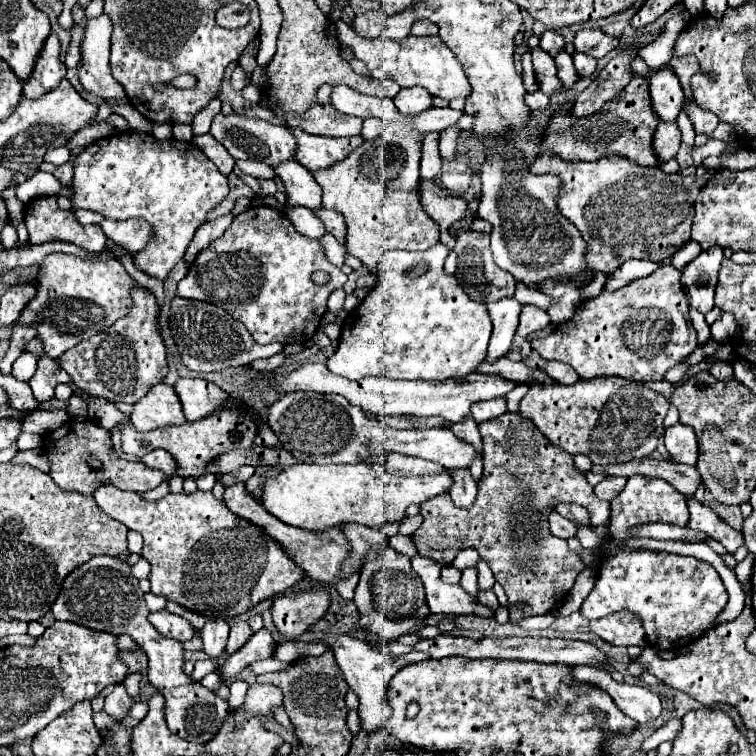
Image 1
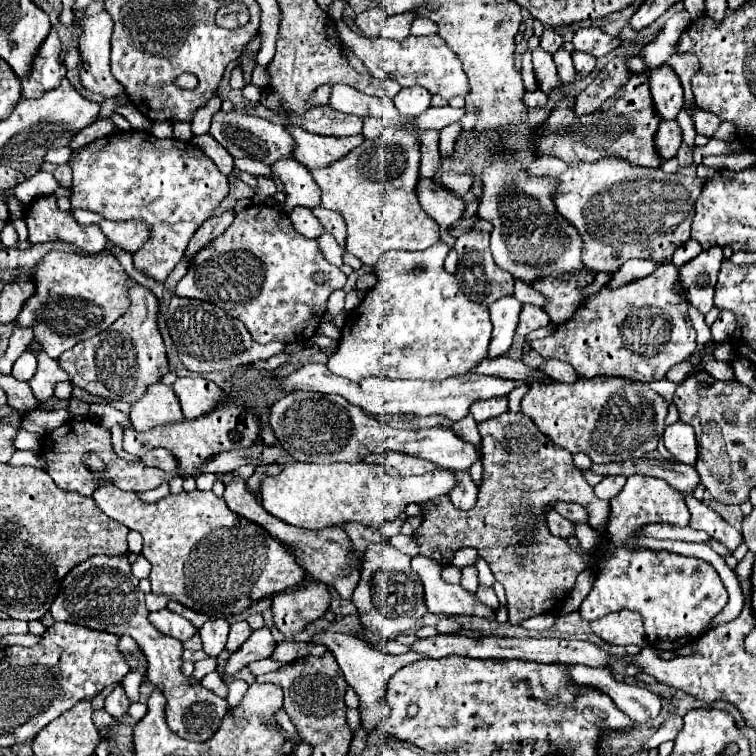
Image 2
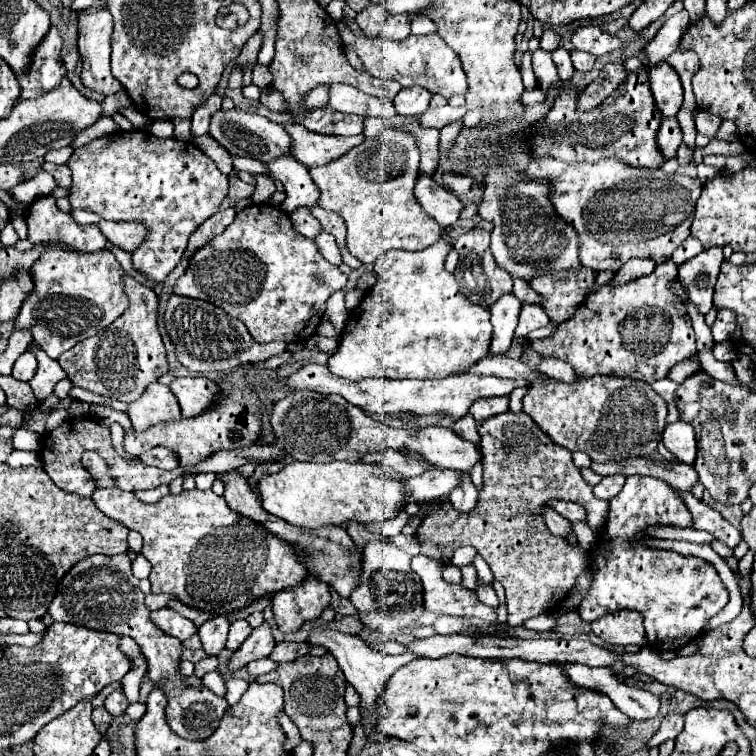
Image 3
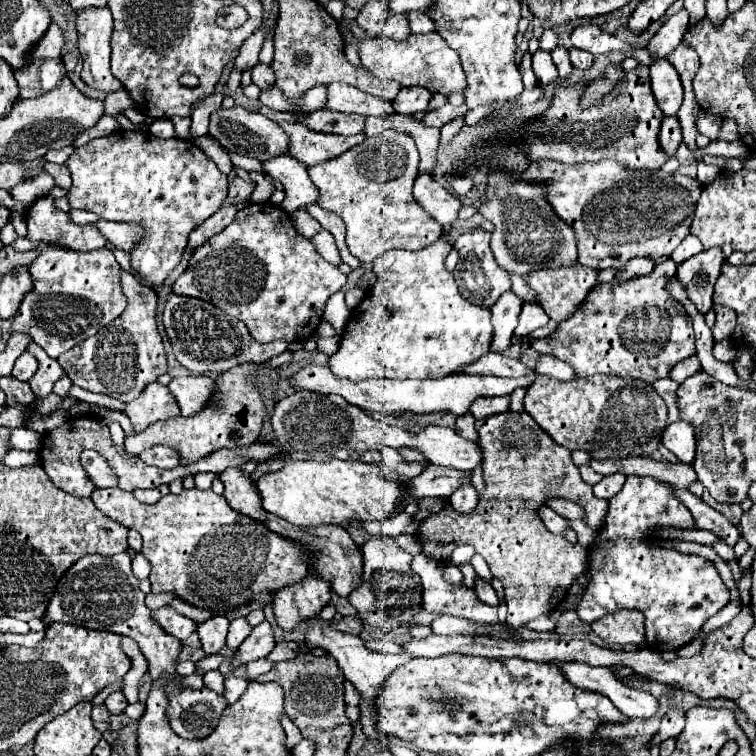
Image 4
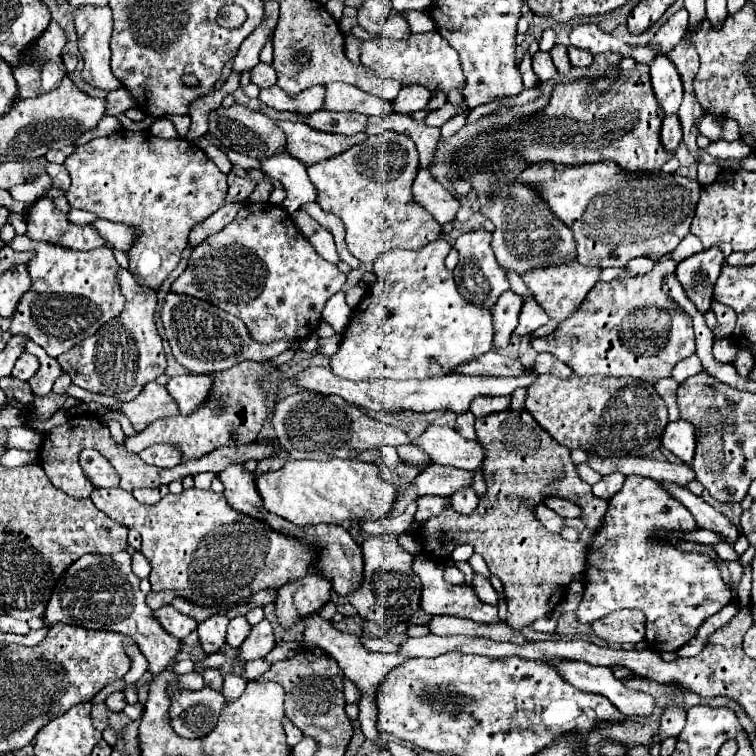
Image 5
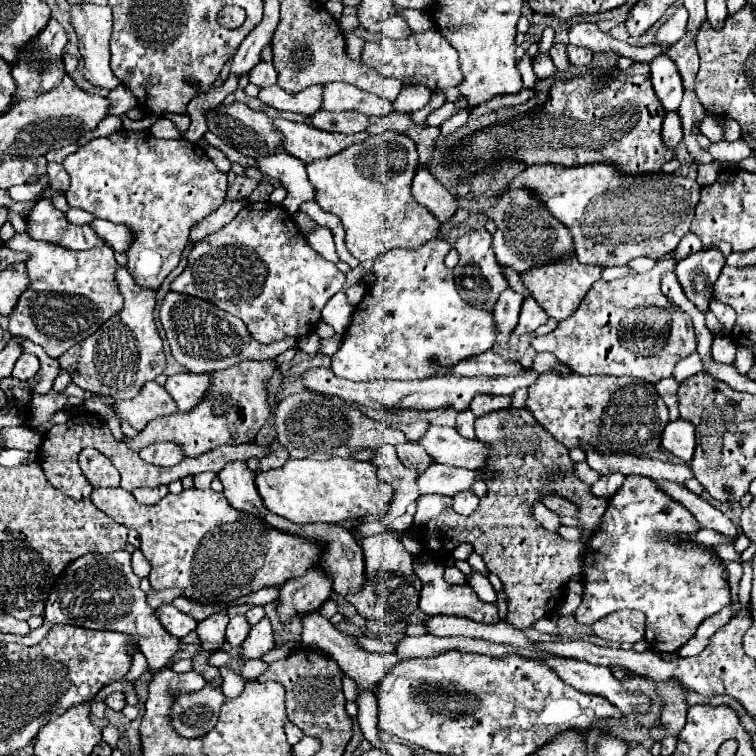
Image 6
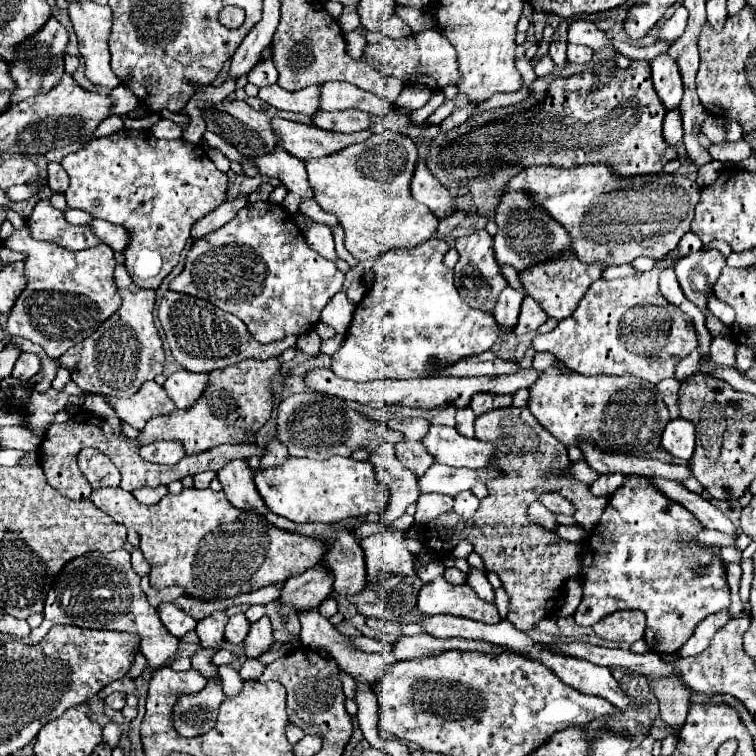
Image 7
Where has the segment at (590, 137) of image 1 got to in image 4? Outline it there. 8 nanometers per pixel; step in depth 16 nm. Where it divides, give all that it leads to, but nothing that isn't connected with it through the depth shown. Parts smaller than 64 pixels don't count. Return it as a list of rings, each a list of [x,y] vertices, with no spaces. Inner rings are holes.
[[[638,64],[632,72],[612,88],[600,104],[592,104],[592,108],[580,108],[580,98],[588,88],[588,82],[578,84],[558,84],[554,98],[548,106],[548,114],[530,120],[518,130],[510,130],[508,134],[496,136],[494,140],[484,138],[478,142],[476,152],[472,156],[472,164],[484,160],[484,150],[492,146],[516,146],[530,162],[538,160],[556,160],[564,164],[580,164],[580,162],[598,162],[604,158],[614,158],[626,168],[636,170],[660,170],[662,164],[670,158],[660,142],[658,132],[664,114],[656,108],[656,100],[652,96],[652,88],[648,84],[648,66]]]

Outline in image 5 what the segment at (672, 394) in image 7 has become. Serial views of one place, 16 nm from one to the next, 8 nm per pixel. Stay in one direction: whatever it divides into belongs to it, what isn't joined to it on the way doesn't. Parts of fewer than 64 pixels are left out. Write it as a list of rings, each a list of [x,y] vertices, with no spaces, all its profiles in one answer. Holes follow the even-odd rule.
[[[668,378],[668,380],[660,380],[654,384],[656,392],[660,394],[660,398],[666,402],[668,406],[668,412],[670,412],[670,420],[678,420],[680,414],[678,414],[678,402],[676,402],[676,390],[678,390],[678,382],[674,378]]]

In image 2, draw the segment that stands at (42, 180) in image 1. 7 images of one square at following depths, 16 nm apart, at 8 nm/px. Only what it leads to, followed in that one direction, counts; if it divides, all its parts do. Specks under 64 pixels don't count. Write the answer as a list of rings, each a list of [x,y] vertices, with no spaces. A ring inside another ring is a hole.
[[[36,172],[32,178],[24,180],[22,184],[16,184],[14,188],[14,198],[22,204],[30,204],[32,200],[46,196],[46,194],[54,194],[54,190],[60,188],[58,182],[54,180],[52,174],[48,172]]]

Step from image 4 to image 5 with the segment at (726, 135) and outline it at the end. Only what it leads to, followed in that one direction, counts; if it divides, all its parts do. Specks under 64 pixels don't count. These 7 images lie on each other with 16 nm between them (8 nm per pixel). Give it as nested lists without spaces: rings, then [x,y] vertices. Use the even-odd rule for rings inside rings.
[[[724,120],[724,126],[722,126],[722,138],[728,140],[728,142],[734,142],[734,140],[740,140],[740,126],[734,124],[734,120]]]

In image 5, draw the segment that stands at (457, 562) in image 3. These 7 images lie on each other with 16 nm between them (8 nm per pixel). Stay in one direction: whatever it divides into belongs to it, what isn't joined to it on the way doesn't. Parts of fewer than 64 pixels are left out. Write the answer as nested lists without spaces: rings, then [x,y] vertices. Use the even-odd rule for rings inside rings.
[[[460,544],[460,546],[456,546],[454,548],[454,552],[452,552],[452,560],[454,562],[468,562],[468,558],[474,554],[474,548],[472,546],[468,546],[468,544]]]

